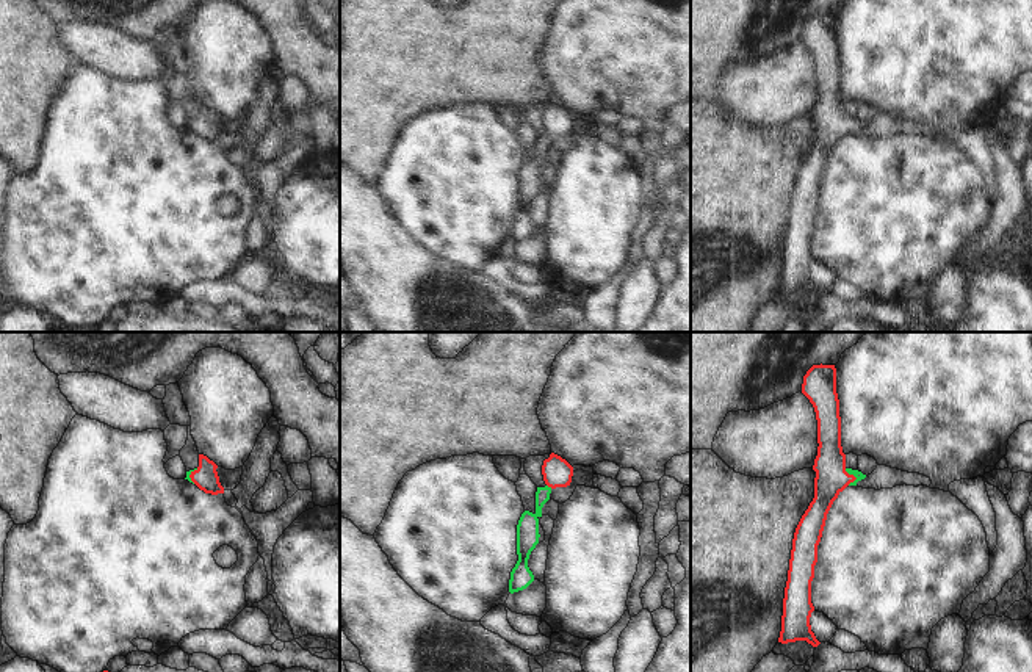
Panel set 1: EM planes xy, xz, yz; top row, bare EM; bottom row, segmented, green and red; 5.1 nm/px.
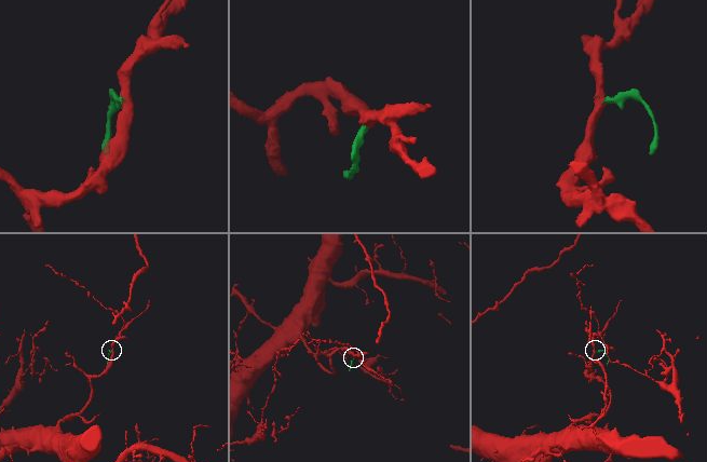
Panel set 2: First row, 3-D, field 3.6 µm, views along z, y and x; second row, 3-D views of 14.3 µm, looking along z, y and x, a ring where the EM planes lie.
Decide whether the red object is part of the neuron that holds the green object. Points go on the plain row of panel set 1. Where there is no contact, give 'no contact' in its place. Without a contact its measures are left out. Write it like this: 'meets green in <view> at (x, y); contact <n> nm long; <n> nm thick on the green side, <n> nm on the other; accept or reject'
meets green in yz at (854, 124); contact 90 nm long; 50 nm thick on the green side, 160 nm on the other; accept

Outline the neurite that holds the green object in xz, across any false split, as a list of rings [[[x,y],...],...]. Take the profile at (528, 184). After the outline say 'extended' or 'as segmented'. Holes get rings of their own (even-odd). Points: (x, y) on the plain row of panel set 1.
[[[551,102],[550,107],[543,110],[542,124],[547,135],[537,136],[536,161],[525,160],[517,174],[518,210],[511,221],[511,243],[526,238],[534,230],[534,224],[528,216],[528,208],[539,193],[539,168],[542,166],[542,157],[550,149],[553,138],[570,135],[573,116],[561,105]]]; extended

